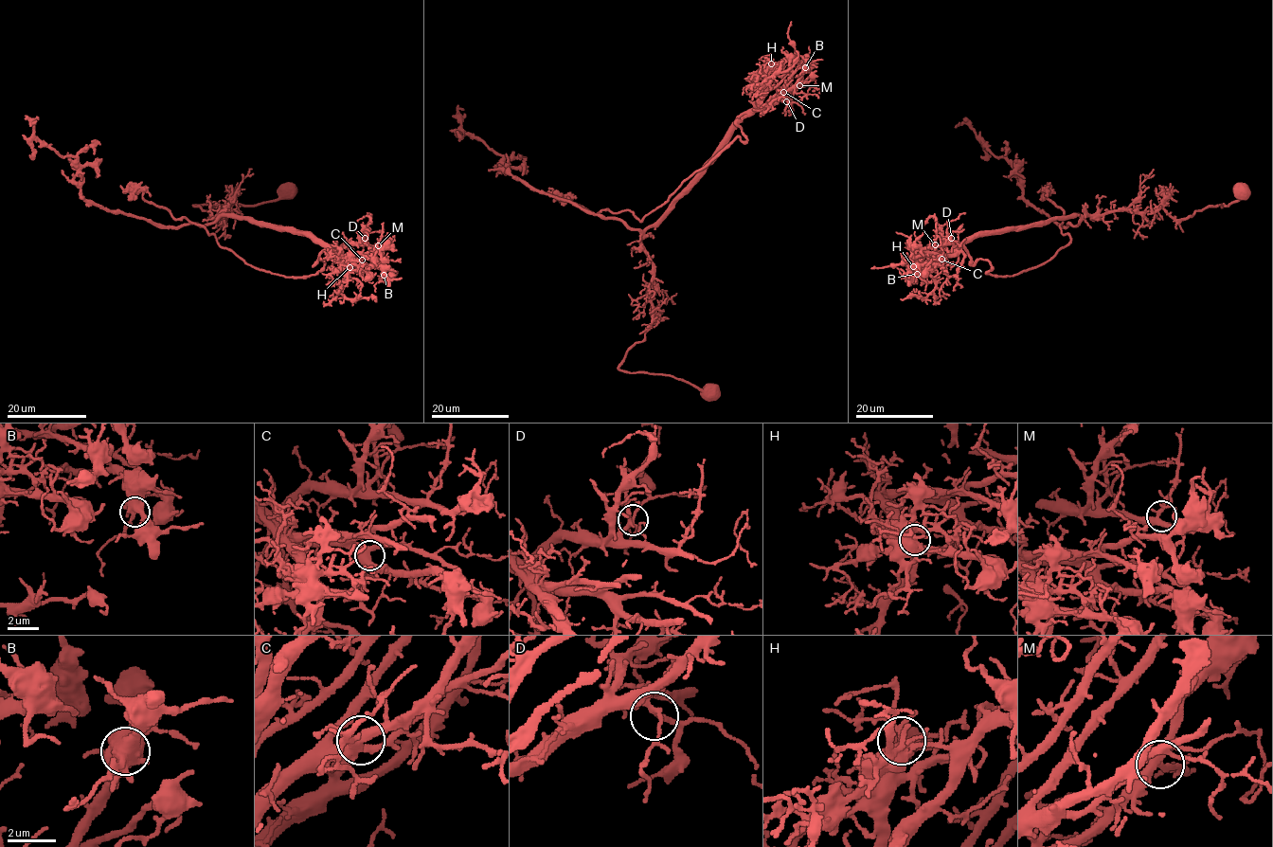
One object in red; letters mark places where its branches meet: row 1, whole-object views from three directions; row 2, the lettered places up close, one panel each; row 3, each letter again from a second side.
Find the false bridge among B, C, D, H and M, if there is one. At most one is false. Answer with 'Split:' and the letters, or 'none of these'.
Split: H

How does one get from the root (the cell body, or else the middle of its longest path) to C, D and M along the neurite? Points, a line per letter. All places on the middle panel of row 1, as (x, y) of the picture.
C: (710, 391), (705, 395), (671, 376), (618, 368), (652, 320), (653, 262), (641, 234), (732, 129), (783, 92)
D: (710, 391), (705, 395), (671, 376), (618, 368), (652, 320), (653, 262), (641, 234), (746, 115), (786, 101)
M: (710, 391), (618, 368), (652, 320), (653, 262), (641, 234), (746, 115), (799, 85)

